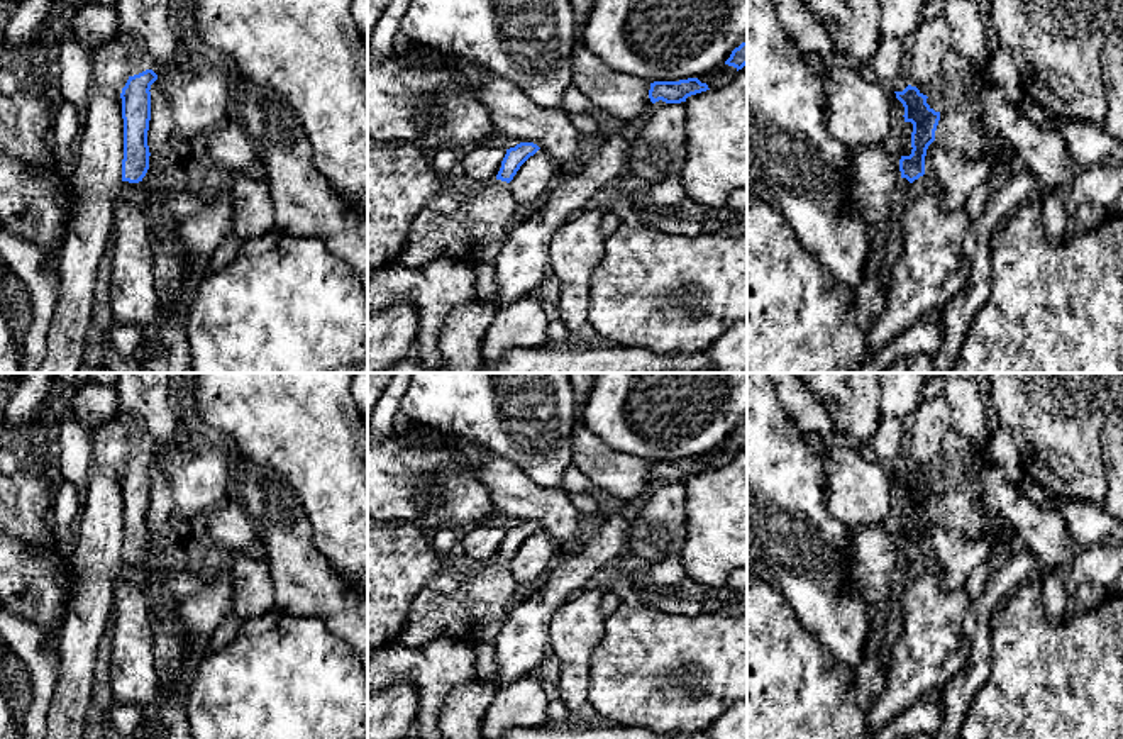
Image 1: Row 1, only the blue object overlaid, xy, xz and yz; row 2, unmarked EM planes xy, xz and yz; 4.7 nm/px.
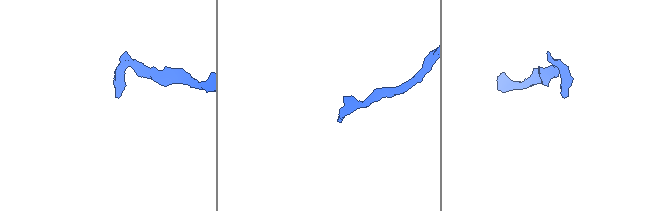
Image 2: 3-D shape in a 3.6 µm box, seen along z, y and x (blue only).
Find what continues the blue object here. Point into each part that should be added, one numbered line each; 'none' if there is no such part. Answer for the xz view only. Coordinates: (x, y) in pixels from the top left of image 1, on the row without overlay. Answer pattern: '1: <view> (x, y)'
1: xz (475, 612)

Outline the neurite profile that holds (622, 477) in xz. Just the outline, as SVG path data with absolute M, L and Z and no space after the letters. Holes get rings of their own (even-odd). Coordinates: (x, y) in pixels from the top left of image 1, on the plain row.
M579 420L574 429L573 466L617 505L632 502L654 486L649 478L650 461L610 449Z

